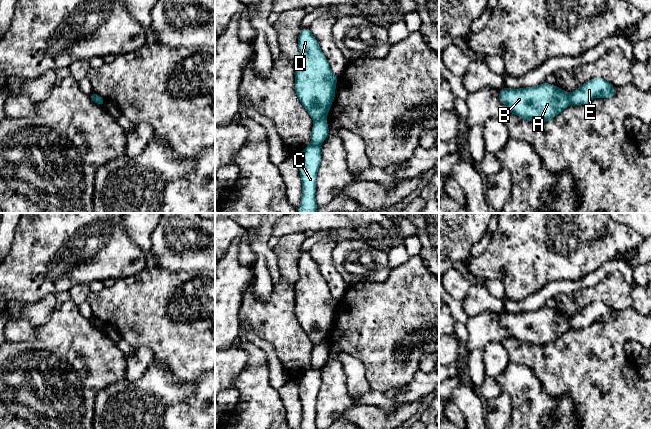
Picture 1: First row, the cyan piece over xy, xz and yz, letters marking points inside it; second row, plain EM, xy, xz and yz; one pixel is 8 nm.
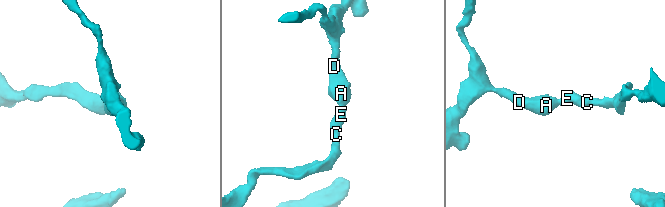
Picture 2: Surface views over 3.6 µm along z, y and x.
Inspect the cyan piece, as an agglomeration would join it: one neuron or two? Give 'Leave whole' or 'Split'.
Split

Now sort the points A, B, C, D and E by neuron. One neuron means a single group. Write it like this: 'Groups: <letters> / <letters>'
Groups: A B D / C E

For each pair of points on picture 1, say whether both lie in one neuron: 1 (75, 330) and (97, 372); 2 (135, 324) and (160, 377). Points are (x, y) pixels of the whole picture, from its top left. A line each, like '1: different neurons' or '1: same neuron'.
1: same neuron
2: different neurons

